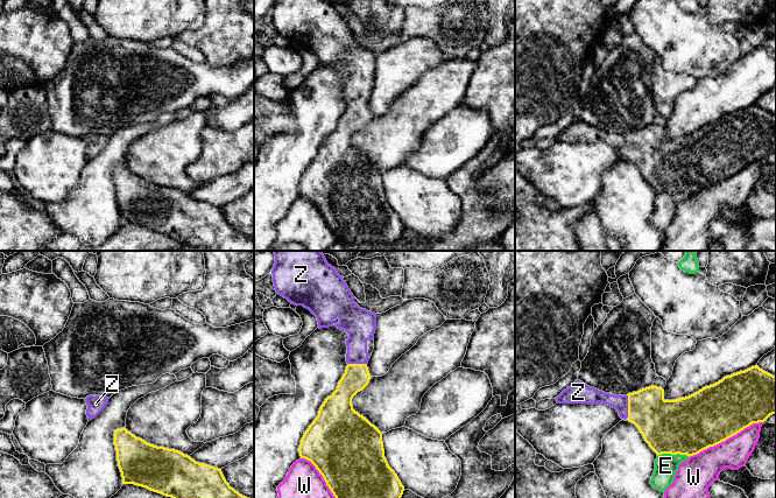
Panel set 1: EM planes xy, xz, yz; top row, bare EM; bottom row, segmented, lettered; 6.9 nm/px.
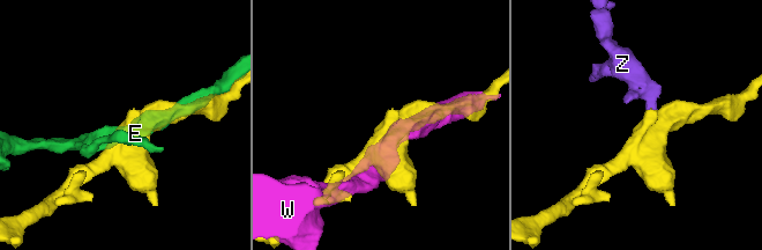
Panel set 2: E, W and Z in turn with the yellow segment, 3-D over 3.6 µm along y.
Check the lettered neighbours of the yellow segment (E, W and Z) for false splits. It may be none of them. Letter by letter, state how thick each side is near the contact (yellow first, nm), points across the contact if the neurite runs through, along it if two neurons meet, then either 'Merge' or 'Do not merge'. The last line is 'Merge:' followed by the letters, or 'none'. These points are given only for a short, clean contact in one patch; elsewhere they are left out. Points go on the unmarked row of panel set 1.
E: Thickness 400 nm (yellow) against 160 nm. Do not merge
W: Thickness 380 nm (yellow) against 220 nm. Do not merge
Z: Thickness 320 nm (yellow) against 110 nm. Merge
Merge: Z

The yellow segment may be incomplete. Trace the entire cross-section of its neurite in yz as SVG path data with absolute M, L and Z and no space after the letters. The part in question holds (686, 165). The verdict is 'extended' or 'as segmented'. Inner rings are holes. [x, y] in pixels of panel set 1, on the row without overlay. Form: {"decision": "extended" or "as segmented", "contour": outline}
{"decision": "extended", "contour": "M755 104L676 139L665 139L664 128L654 124L627 134L614 134L576 119L556 136L556 140L557 142L606 142L615 147L621 157L627 157L639 167L644 180L657 195L679 192L690 196L776 153L776 114Z"}

